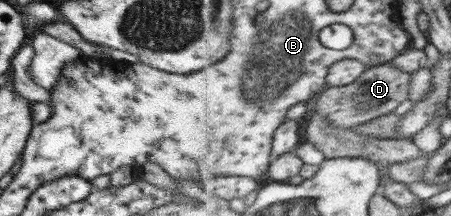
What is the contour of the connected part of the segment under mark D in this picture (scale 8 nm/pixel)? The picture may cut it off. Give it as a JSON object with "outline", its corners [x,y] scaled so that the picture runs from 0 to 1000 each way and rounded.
{"outline":[[[854,292],[820,319],[783,389],[761,403],[729,403],[712,435],[701,519],[725,556],[736,556],[756,593],[789,593],[867,528],[880,491],[911,458],[911,375],[916,338],[894,333],[878,296]]]}

